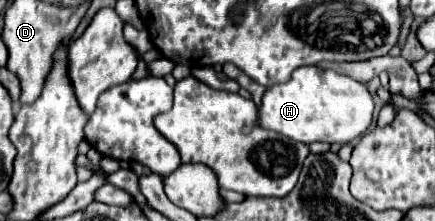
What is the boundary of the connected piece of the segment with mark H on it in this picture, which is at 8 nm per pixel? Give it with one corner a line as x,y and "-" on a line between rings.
300,67
286,83
266,89
258,109
258,125
278,131
300,143
350,143
360,137
372,123
372,93
356,79
324,71
318,67

